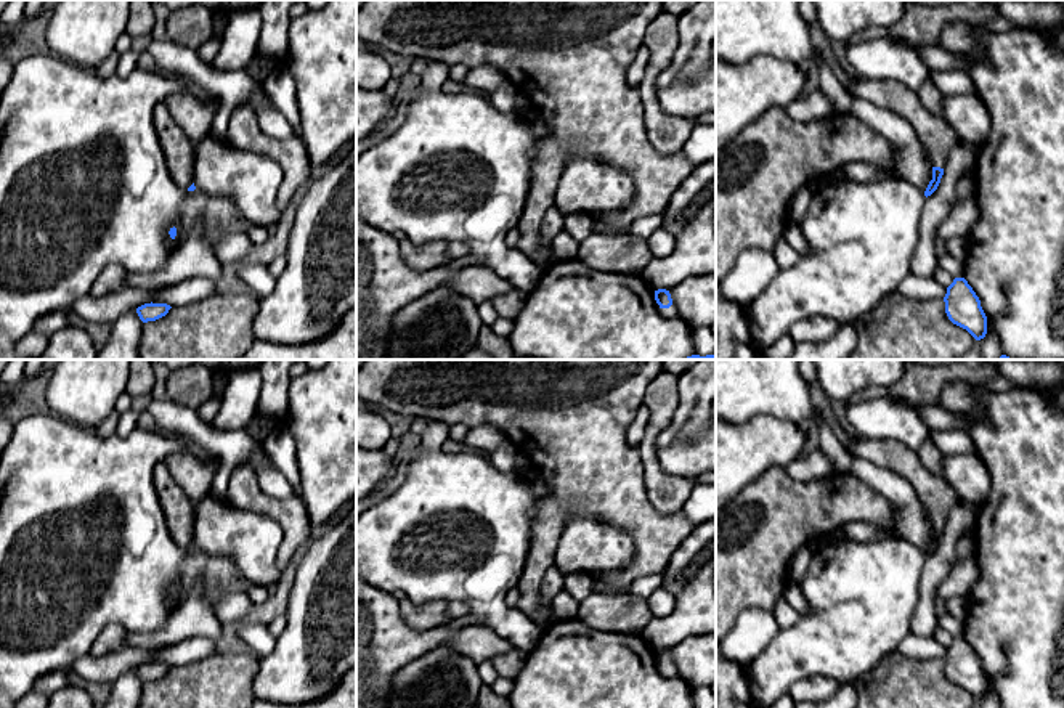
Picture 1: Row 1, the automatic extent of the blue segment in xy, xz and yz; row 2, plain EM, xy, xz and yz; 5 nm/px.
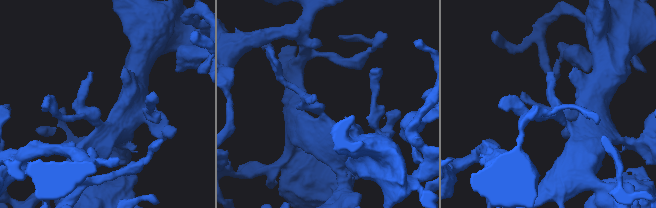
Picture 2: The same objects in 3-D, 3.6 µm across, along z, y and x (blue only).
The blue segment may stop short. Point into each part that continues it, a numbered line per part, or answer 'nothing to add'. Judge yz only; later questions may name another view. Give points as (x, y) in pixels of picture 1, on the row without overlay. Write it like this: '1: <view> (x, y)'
1: yz (938, 496)

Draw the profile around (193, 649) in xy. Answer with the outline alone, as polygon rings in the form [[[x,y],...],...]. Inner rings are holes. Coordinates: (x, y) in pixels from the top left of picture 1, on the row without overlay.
[[[196,636],[183,639],[177,644],[156,649],[152,663],[167,663],[170,666],[183,666],[201,661],[217,652],[217,644],[210,637]]]

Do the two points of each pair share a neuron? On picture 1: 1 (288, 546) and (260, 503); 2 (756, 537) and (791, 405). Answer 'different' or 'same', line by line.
1: same
2: different

